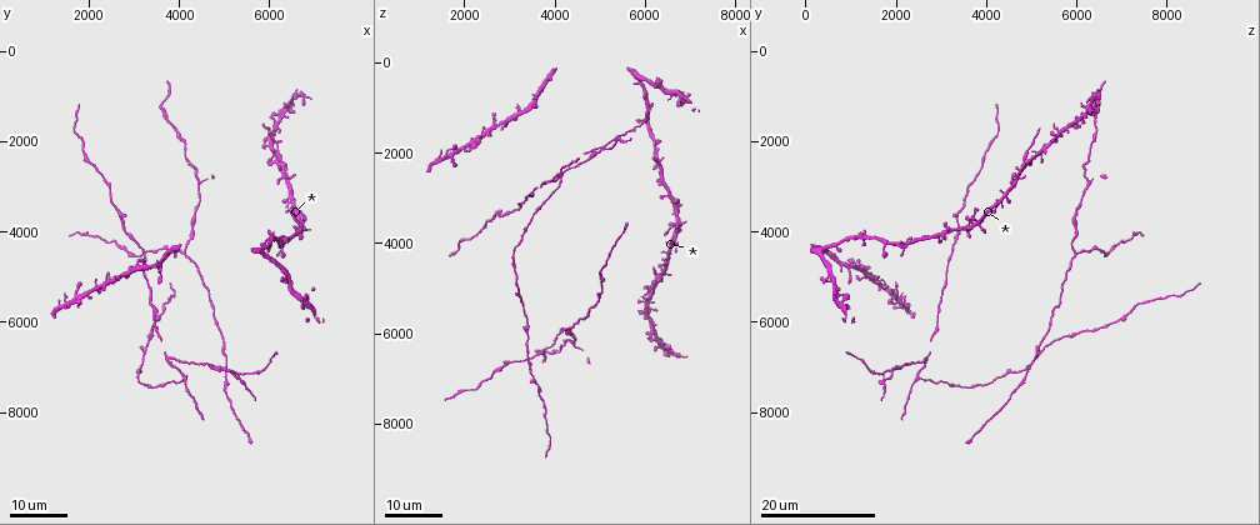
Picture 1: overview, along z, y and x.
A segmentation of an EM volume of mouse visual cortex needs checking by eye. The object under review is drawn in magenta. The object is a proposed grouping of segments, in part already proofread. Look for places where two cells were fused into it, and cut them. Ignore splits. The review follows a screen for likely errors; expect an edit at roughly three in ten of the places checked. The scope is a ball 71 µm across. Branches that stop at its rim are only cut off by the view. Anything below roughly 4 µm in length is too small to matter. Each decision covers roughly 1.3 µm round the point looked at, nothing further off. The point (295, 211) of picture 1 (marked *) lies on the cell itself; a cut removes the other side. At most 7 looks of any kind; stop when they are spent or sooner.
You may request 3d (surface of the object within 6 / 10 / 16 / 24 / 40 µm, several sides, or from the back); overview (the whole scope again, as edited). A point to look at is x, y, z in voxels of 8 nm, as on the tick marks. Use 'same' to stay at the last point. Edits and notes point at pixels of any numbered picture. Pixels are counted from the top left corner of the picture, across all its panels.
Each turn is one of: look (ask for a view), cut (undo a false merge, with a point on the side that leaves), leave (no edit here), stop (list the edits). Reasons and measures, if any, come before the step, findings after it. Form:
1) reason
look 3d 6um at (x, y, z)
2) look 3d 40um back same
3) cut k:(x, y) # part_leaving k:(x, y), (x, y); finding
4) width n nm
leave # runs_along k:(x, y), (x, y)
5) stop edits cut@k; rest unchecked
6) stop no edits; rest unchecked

calibre changes
look 3d 16um at (2950, 4500, 6600)

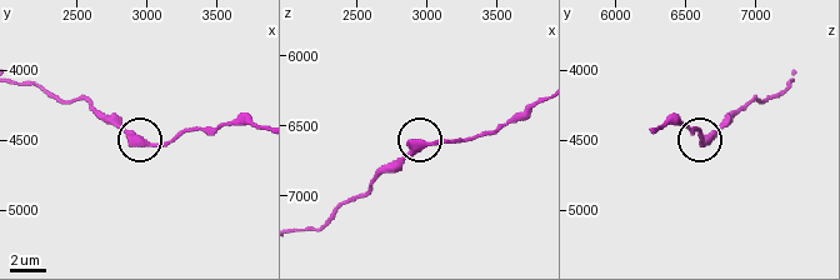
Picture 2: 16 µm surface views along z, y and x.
look 3d 6um at (2960, 4540, 6620)

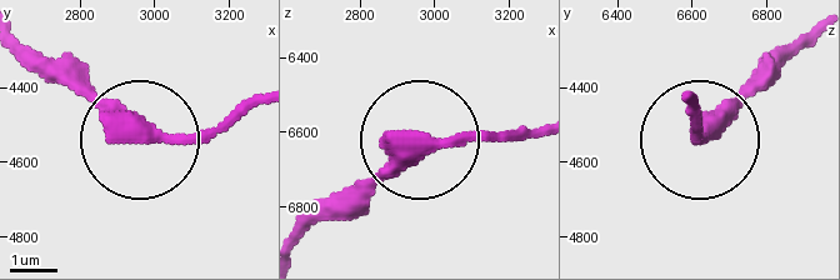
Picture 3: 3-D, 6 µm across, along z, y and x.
width 420 nm
leave # continuous, no second cell

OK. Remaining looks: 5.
three-way junction
look 3d 24um at (4150, 4400, 5900)

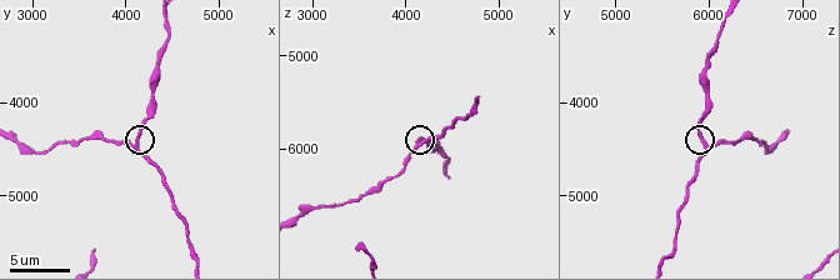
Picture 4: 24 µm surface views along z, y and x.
look 3d 6um at (4150, 4450, 5950)

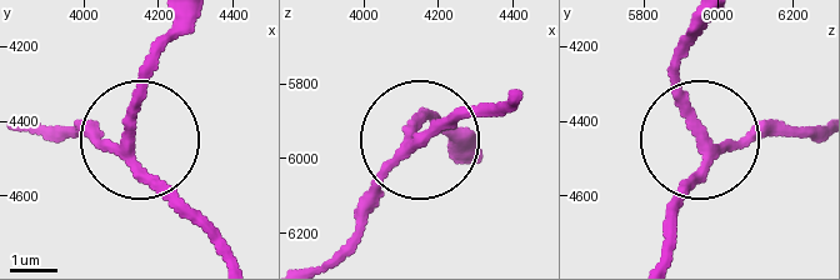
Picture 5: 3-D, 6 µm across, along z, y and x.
leave # one cell here

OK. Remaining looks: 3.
look 3d 24um at (4100, 7250, 2450)

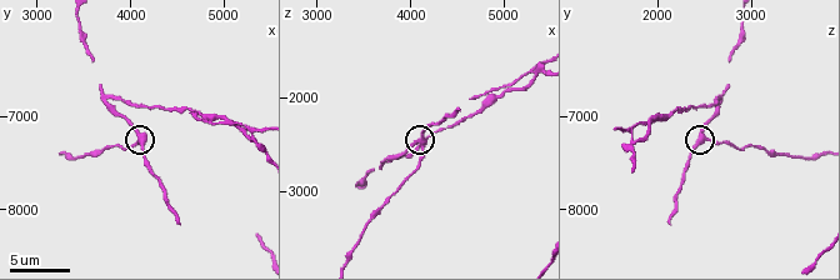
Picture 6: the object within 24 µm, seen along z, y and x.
look 3d 6um at (4150, 7200, 2500)

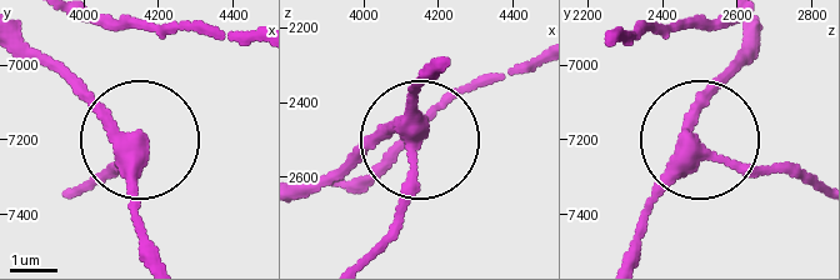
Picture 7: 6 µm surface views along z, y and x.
leave # runs_along 7:(23, 41), (139, 141), (143, 253); continuous, no second cell

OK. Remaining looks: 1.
stop no edits; rest unchecked

